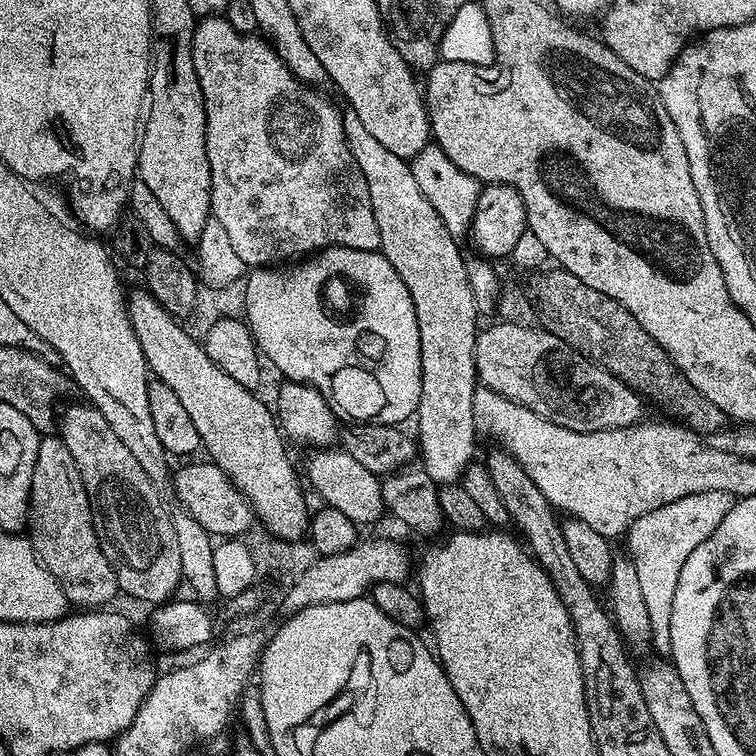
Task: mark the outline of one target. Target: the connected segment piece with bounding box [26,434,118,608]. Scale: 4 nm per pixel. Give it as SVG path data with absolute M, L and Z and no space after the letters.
M56 434L45 435L38 446L28 499L26 535L37 558L62 586L71 605L102 608L118 596L116 572L100 545L92 521L92 503L86 494L82 474L78 474L74 454L66 450L66 442Z

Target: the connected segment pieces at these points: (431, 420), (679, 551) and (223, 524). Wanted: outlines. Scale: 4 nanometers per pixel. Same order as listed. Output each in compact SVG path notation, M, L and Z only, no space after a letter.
M348 110L343 117L344 137L370 190L370 206L380 235L379 251L398 270L398 278L406 282L418 318L422 362L422 390L414 413L418 456L437 486L455 484L464 475L466 466L473 463L478 437L476 420L472 417L478 387L474 362L478 311L467 278L466 256L460 253L461 245L418 188L411 163L386 150L358 122L358 114Z
M706 493L690 494L686 498L678 498L678 502L670 502L666 506L658 506L628 527L627 555L631 556L638 572L639 588L642 599L646 601L646 611L650 614L650 630L652 644L667 646L670 642L670 618L674 614L674 590L678 590L678 574L682 574L682 566L686 566L686 558L718 530L722 518L726 518L724 508L732 508L733 504L708 504Z
M188 464L185 468L175 469L170 480L171 487L176 487L179 507L188 511L213 538L240 538L251 524L254 513L248 500L232 484L232 479L217 464Z

